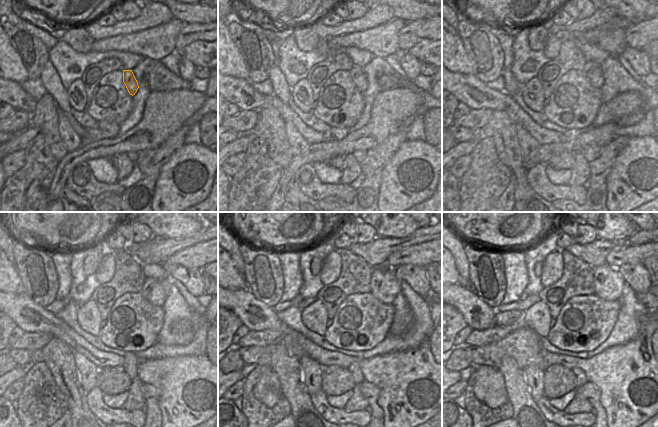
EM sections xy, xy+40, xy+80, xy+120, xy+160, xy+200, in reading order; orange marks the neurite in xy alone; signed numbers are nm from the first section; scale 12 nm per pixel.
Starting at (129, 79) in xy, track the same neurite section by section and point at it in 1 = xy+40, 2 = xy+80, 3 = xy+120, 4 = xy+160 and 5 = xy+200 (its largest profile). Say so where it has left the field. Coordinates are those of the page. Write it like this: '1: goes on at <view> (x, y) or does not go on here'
1: goes on at xy+40 (378, 66)
2: goes on at xy+80 (595, 74)
3: goes on at xy+120 (153, 291)
4: goes on at xy+160 (384, 286)
5: goes on at xy+200 (609, 283)

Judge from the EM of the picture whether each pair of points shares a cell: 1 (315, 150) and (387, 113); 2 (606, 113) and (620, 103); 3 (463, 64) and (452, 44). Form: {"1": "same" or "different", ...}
{"1": "same", "2": "same", "3": "same"}

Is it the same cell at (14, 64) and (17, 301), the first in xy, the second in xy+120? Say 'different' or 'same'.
different

